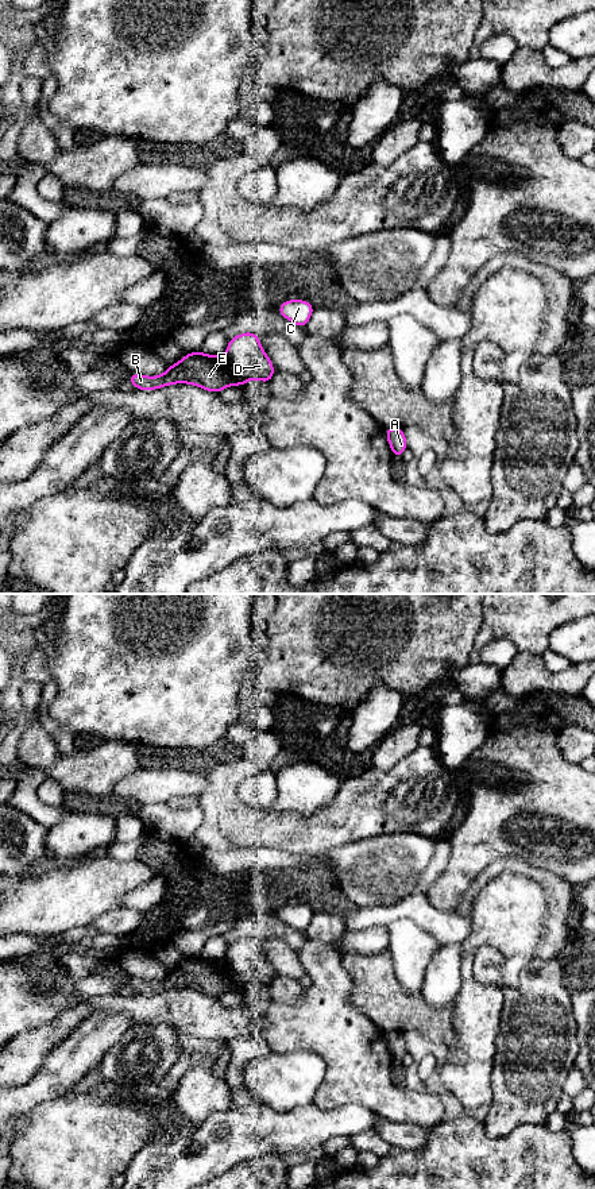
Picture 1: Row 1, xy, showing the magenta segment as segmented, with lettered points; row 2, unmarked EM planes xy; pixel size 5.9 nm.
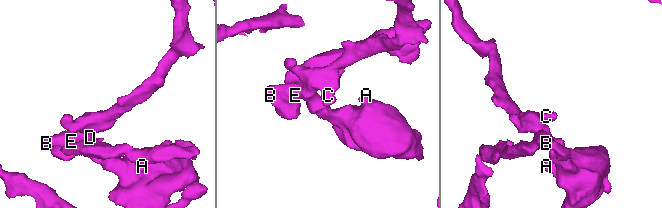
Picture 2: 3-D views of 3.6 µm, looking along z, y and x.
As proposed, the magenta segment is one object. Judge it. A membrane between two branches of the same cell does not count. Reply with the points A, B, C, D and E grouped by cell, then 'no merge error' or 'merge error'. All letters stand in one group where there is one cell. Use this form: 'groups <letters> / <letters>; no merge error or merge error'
groups A C D / B E; merge error

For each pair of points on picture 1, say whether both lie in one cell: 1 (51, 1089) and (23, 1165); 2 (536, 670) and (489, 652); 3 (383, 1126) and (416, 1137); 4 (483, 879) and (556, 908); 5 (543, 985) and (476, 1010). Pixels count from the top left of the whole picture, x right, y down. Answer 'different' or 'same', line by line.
1: different
2: different
3: same
4: same
5: different

